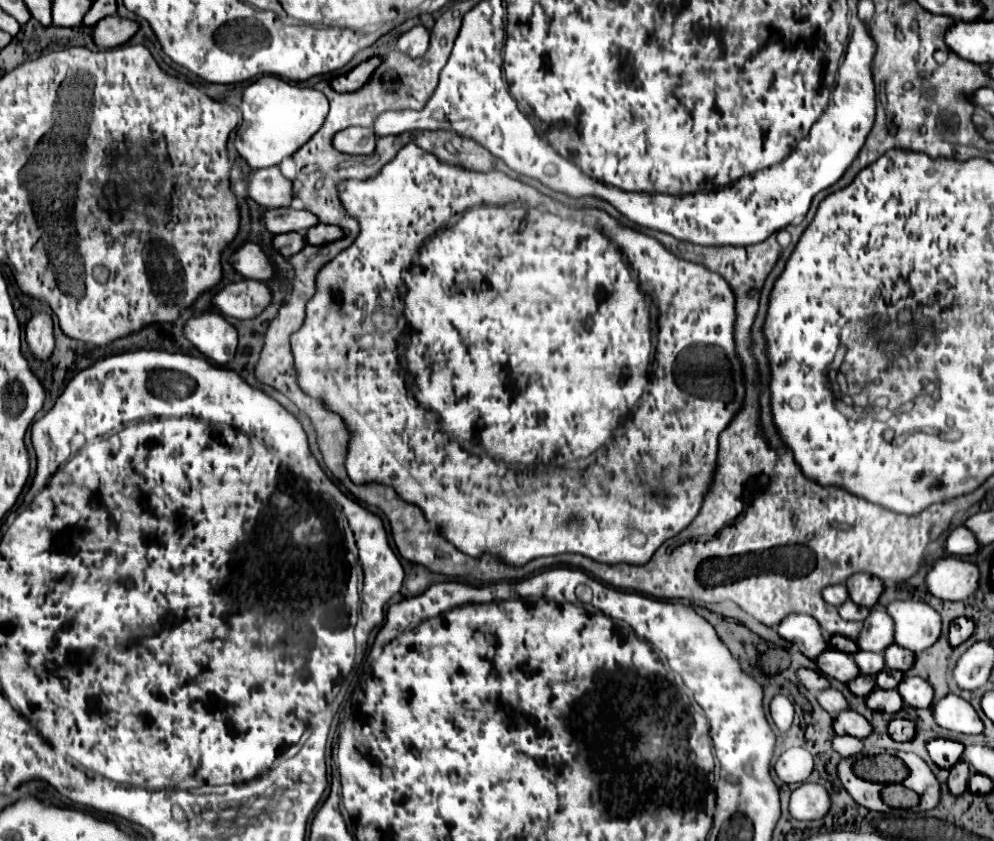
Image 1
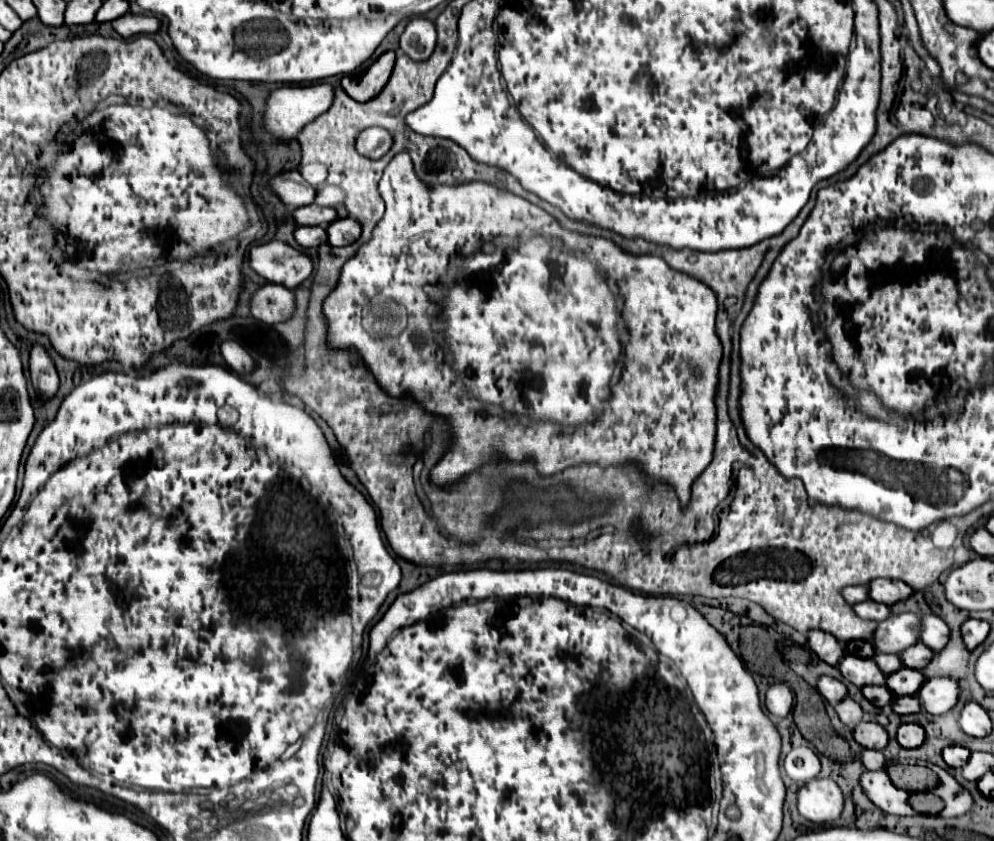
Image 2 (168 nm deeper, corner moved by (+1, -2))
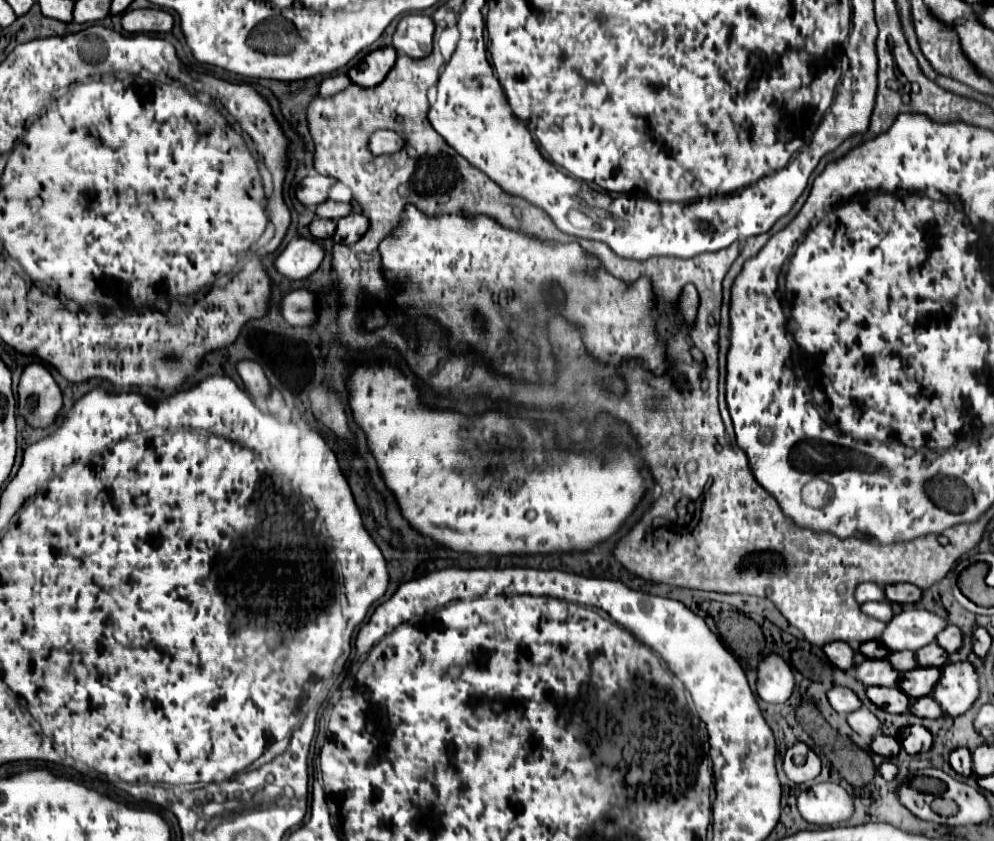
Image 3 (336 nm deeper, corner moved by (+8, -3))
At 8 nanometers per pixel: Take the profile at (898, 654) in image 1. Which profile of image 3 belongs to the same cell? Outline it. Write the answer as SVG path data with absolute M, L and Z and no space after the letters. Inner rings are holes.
M928 644L924 648L920 648L916 652L916 660L918 660L918 666L944 666L948 662L948 654L938 646L938 644Z

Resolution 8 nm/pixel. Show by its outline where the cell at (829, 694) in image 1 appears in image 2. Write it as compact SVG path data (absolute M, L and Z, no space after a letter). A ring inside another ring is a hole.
M849 697L843 699L841 703L833 705L833 707L835 707L839 719L841 719L845 725L849 725L849 727L855 727L855 725L859 725L859 721L863 721L863 709L861 709L861 705L855 703L855 701L849 699Z

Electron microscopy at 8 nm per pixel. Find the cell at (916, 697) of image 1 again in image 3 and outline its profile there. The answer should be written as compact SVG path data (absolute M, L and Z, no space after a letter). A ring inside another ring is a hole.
M946 664L930 696L938 702L946 716L964 714L978 696L978 676L972 664Z

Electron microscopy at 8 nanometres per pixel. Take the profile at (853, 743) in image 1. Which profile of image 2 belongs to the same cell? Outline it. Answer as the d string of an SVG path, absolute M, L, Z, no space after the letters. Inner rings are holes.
M865 749L861 753L861 761L865 765L865 769L873 771L873 769L885 769L887 763L885 763L885 755L881 751L873 751L873 749Z

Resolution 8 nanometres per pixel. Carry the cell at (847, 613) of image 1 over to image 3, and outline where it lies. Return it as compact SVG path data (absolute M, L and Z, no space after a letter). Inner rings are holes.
M882 600L882 602L866 602L860 608L862 608L864 614L868 614L868 616L880 620L880 622L888 622L892 618L892 608L890 608L890 604L886 600Z

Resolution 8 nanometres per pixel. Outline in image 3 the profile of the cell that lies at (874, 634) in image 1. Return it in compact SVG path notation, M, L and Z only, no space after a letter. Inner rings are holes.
M906 610L896 614L886 624L878 640L890 652L898 652L898 650L916 652L916 648L934 642L936 632L940 632L940 628L944 626L946 622L928 610Z

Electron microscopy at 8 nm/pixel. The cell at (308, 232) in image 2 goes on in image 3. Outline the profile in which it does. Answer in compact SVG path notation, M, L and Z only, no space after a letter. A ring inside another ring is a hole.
M316 218L310 224L310 234L316 240L328 240L328 238L332 238L334 230L336 230L336 222L334 220L320 220L320 218Z

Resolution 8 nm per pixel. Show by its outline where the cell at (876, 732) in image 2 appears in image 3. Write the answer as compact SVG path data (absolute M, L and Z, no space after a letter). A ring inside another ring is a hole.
M882 732L876 734L876 736L872 738L870 748L872 748L874 754L880 754L880 756L884 756L884 758L896 756L896 754L900 752L900 744L898 744L898 740L892 738L892 736L884 736Z

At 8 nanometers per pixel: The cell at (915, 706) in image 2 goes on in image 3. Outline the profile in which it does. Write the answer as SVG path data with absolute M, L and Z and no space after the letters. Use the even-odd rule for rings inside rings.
M924 696L924 698L914 700L912 706L910 706L910 712L914 716L918 716L918 718L938 718L938 716L942 716L940 706L930 696Z

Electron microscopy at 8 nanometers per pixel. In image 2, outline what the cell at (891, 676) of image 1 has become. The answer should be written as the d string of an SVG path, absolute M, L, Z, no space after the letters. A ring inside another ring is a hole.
M901 667L899 671L891 673L887 677L887 687L897 695L915 695L919 691L919 687L925 683L925 677L921 671L917 669L909 669L909 667Z

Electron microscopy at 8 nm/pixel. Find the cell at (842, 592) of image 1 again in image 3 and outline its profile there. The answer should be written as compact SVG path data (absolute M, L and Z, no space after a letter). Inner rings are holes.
M866 582L866 584L858 584L854 598L856 598L858 604L864 604L864 602L870 602L870 600L884 600L884 592L878 584Z

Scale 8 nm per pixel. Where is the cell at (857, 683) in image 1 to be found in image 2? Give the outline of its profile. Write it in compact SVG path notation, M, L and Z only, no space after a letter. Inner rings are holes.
M867 685L867 687L863 687L861 691L863 691L863 695L865 695L873 705L877 705L877 707L891 705L891 701L893 701L893 693L887 691L887 687L883 687L883 685Z

